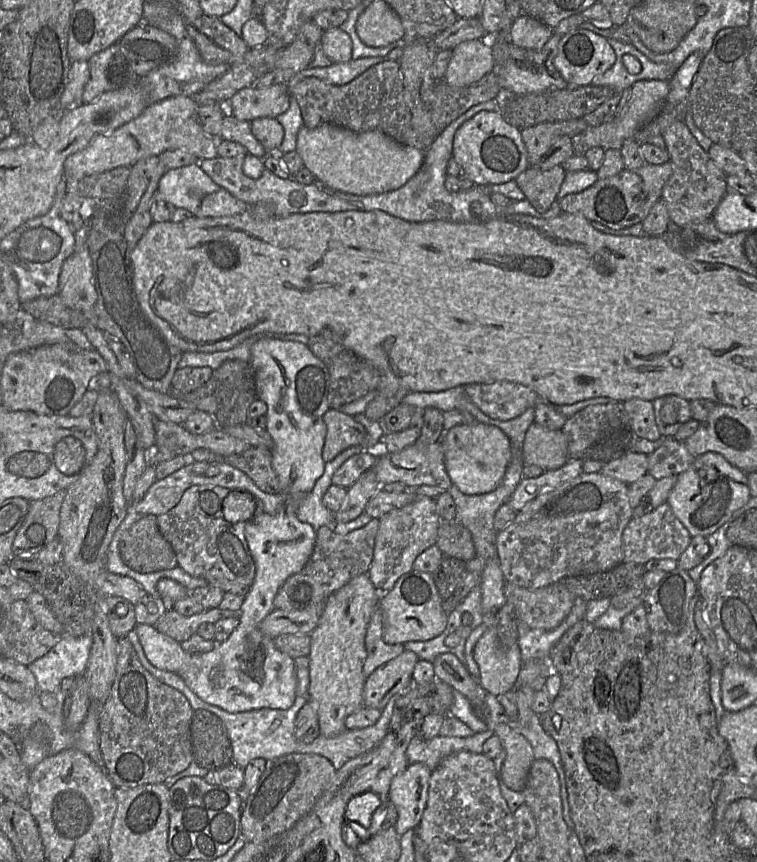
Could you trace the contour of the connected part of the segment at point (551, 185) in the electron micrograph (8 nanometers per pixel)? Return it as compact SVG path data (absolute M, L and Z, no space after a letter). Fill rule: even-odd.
M561 165L548 170L528 167L515 181L534 208L538 212L545 212L557 199L565 176L566 171Z

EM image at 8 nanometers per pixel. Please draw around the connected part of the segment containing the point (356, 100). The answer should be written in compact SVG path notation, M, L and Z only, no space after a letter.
M433 38L418 39L402 47L403 53L399 61L387 60L373 65L345 85L327 84L315 77L300 81L291 94L300 107L304 126L314 129L321 124L330 123L358 133L378 130L403 145L426 151L450 123L472 106L495 99L501 90L497 75L493 71L464 87L451 86L444 79L434 78L432 66L439 49Z

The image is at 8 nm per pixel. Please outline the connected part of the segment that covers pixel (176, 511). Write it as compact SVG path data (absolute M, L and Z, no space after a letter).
M193 485L184 491L176 506L157 516L157 524L174 550L178 565L188 574L204 578L211 585L214 582L237 582L251 586L255 577L255 562L244 535L247 522L232 523L223 514L223 501L230 491L221 486Z

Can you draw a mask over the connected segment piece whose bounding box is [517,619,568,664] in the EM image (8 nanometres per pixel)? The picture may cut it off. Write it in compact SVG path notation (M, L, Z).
M565 619L553 630L531 629L523 621L518 621L518 645L521 650L521 664L530 660L548 660L551 649L567 631Z

